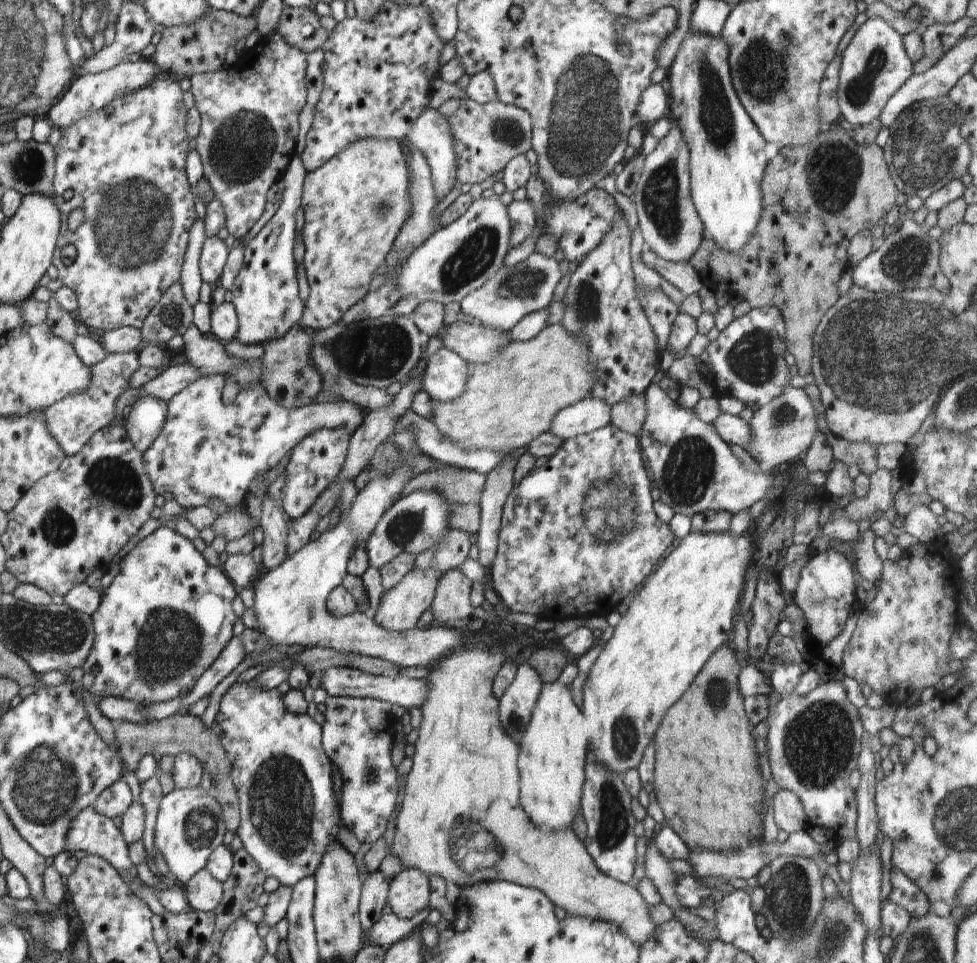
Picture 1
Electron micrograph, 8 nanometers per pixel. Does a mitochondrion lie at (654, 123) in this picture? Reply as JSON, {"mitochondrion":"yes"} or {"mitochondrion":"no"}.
{"mitochondrion":"no"}

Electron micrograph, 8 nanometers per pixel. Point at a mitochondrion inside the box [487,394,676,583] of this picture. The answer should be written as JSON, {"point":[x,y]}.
{"point":[611,508]}

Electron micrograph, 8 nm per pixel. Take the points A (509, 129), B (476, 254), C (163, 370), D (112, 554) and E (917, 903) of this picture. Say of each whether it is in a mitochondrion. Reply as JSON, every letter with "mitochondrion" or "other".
{"A":"mitochondrion","B":"mitochondrion","C":"other","D":"other","E":"other"}

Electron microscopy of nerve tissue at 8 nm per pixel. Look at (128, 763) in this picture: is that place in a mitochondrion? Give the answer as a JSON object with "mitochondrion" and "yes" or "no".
{"mitochondrion":"no"}

